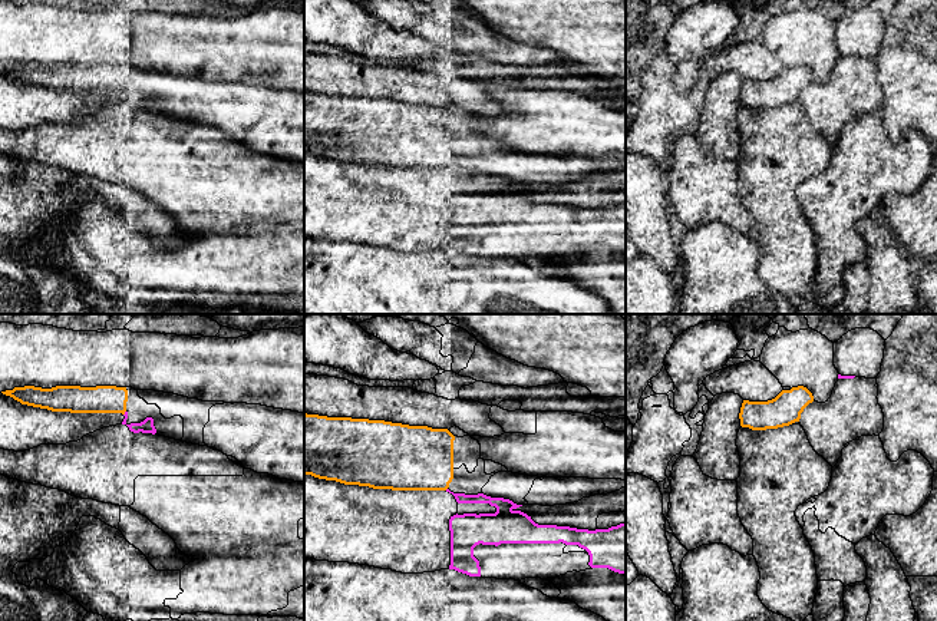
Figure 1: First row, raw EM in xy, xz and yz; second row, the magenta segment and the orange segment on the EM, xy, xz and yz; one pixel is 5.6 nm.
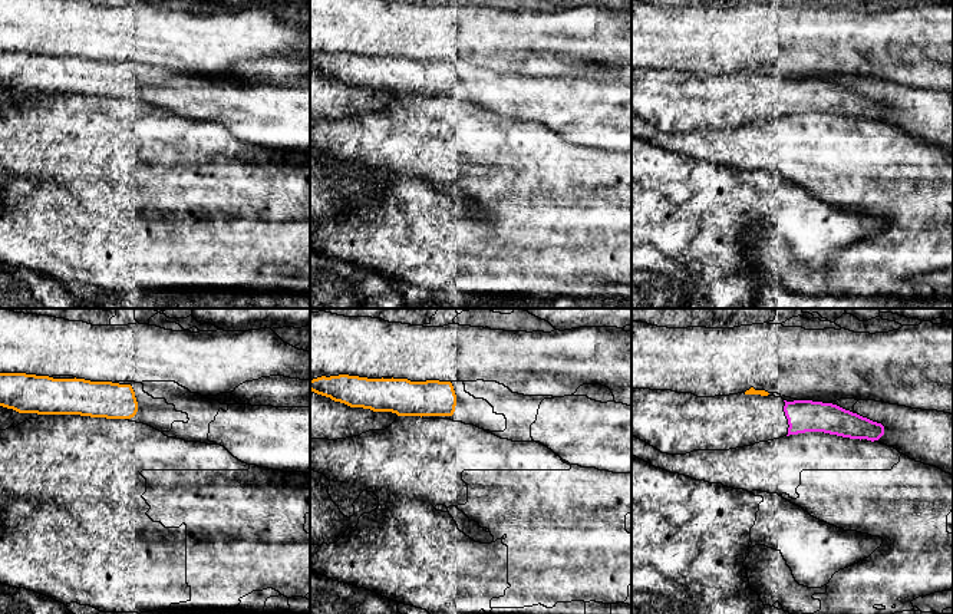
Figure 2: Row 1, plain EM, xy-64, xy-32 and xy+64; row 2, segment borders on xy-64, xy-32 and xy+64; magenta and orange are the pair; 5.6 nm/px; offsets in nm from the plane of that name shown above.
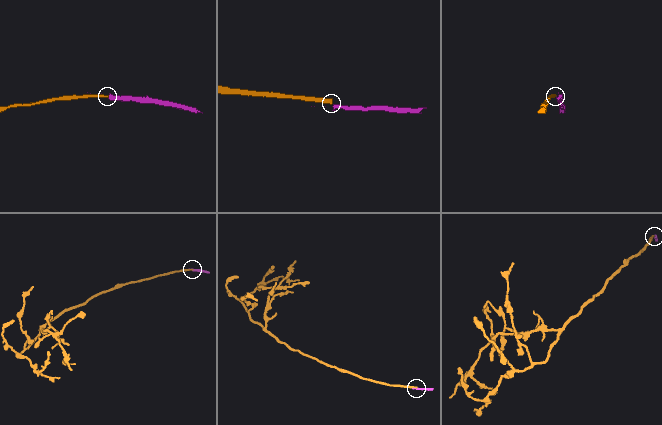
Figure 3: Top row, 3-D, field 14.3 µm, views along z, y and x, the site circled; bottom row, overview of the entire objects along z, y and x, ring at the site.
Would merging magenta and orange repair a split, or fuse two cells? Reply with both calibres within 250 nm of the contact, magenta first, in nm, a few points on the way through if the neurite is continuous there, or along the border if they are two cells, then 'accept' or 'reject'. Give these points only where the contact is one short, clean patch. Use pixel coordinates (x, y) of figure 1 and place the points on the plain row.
80/160 nm | reject

